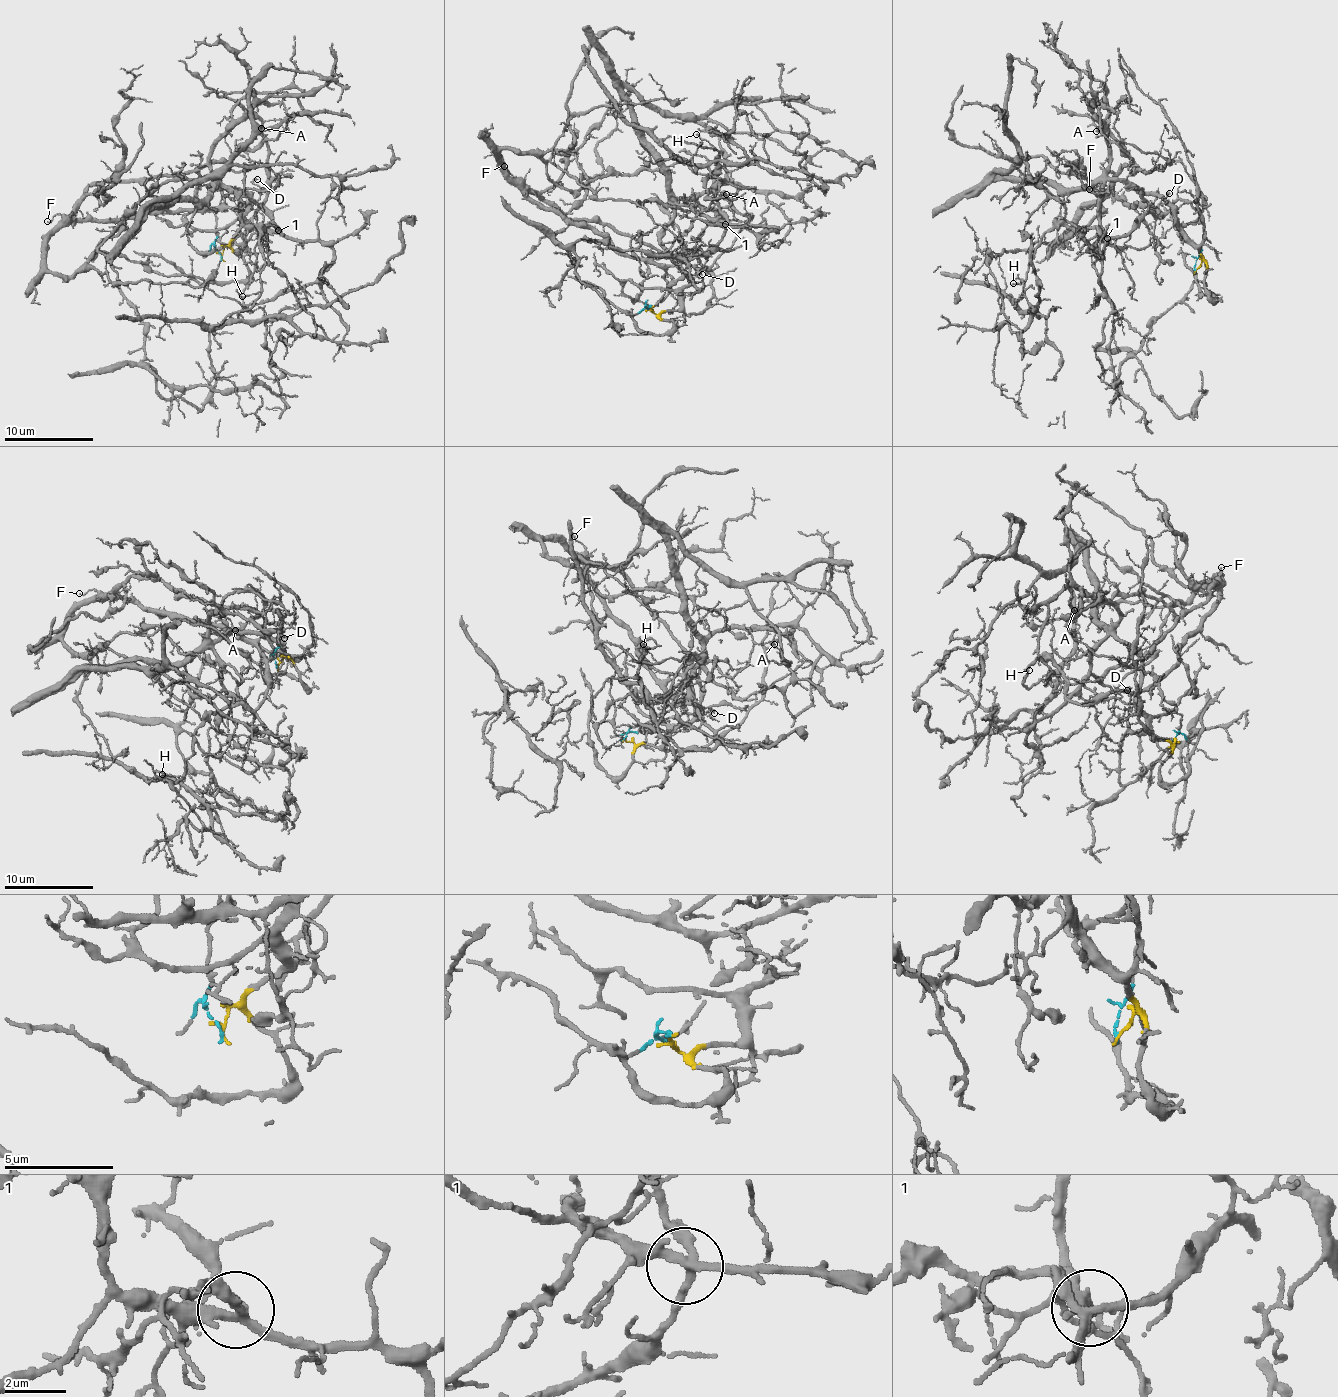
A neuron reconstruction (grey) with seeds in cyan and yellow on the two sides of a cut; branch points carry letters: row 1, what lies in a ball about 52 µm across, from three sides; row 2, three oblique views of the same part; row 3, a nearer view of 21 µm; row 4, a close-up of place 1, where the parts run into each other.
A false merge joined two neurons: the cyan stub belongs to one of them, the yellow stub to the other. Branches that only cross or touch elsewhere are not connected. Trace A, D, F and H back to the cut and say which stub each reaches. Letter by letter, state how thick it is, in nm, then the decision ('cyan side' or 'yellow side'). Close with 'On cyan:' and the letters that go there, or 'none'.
A: 140 nm | yellow side
D: 160 nm | cyan side
F: 100 nm | cyan side
H: 110 nm | cyan side
On cyan: D, F, H

